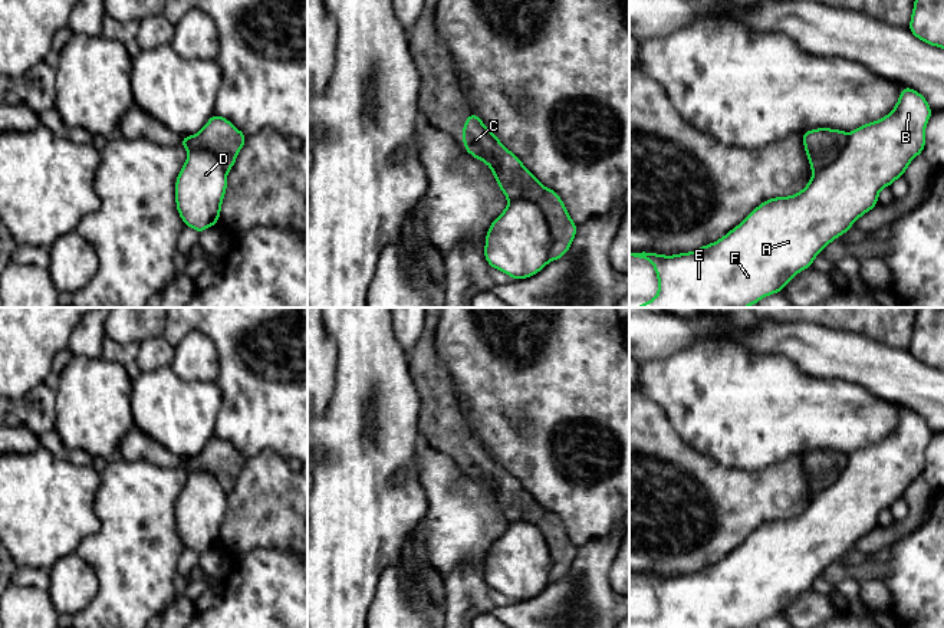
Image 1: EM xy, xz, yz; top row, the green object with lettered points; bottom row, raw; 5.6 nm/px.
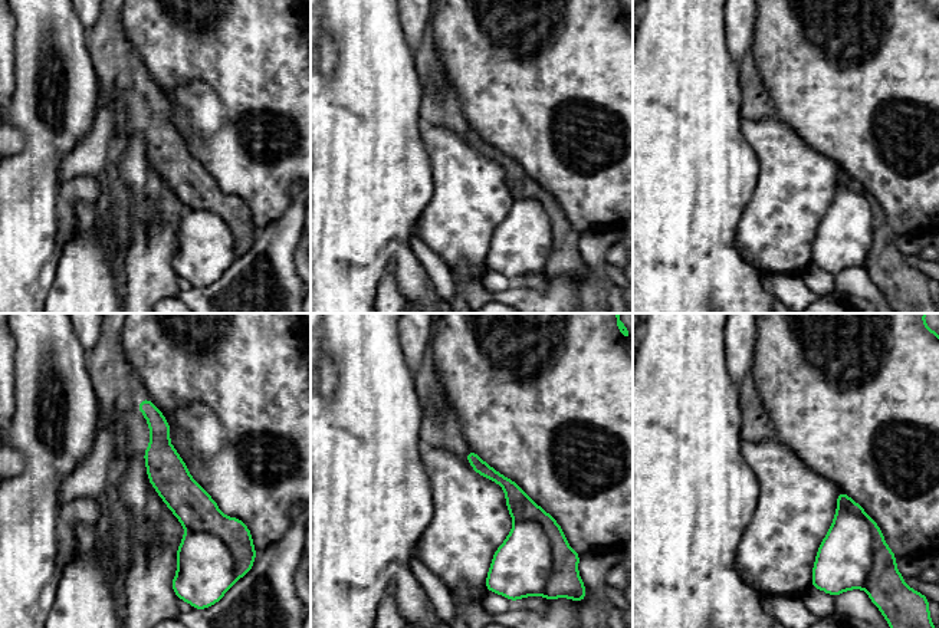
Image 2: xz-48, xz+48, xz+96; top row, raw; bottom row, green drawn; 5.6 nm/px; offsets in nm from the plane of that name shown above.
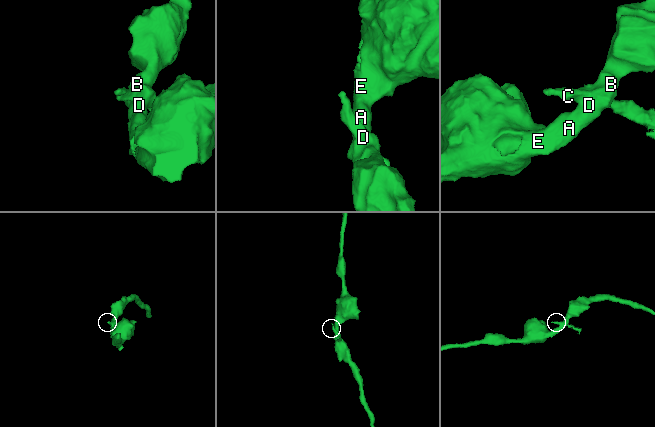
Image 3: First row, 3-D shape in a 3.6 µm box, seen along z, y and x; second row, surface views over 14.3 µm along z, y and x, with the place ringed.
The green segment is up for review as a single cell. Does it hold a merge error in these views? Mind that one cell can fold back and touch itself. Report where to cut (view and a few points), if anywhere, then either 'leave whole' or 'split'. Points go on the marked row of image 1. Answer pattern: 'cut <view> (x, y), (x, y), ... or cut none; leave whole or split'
cut xz (510, 199), (529, 199), (540, 209), (551, 234), (549, 260); split

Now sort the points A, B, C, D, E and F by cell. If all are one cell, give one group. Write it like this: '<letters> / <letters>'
A B D E F / C

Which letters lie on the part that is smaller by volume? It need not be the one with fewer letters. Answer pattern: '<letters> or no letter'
C

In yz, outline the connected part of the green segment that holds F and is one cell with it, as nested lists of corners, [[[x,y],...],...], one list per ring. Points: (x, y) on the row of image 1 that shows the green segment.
[[[904,86],[895,108],[882,119],[848,134],[839,157],[813,172],[797,194],[766,200],[724,237],[698,250],[674,256],[629,251],[629,257],[649,260],[658,277],[658,295],[635,308],[747,308],[782,292],[832,240],[878,204],[884,187],[904,175],[910,162],[924,151],[931,114],[927,99]]]

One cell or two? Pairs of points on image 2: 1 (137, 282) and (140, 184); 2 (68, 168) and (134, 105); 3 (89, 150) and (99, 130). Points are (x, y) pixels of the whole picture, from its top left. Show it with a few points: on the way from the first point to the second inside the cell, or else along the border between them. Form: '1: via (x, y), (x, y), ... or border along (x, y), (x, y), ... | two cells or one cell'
1: via (148, 256), (164, 229), (164, 204) | one cell
2: border along (101, 92), (118, 102), (127, 137) | two cells
3: via (94, 145), (99, 134) | one cell

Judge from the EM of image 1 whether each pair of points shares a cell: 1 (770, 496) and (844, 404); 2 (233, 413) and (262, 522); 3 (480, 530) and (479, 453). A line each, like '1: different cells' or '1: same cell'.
1: different cells
2: different cells
3: different cells

